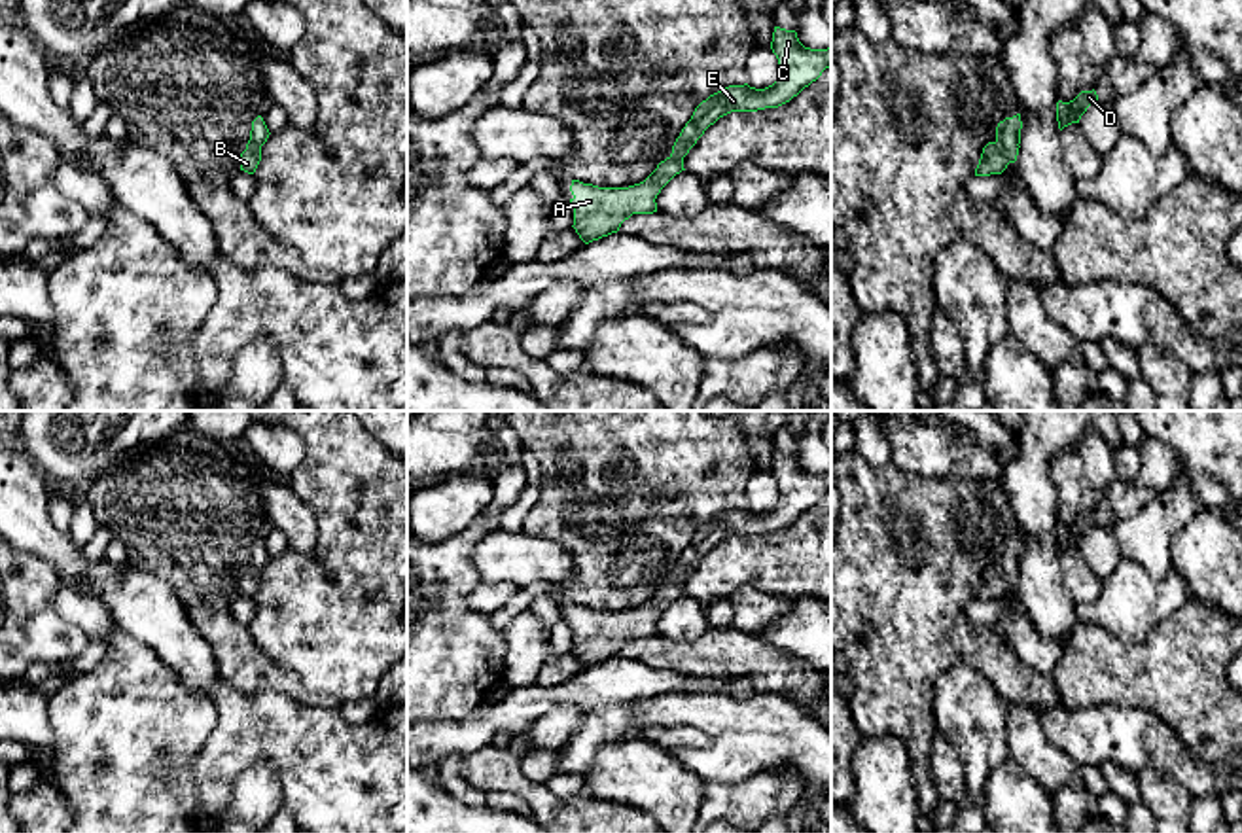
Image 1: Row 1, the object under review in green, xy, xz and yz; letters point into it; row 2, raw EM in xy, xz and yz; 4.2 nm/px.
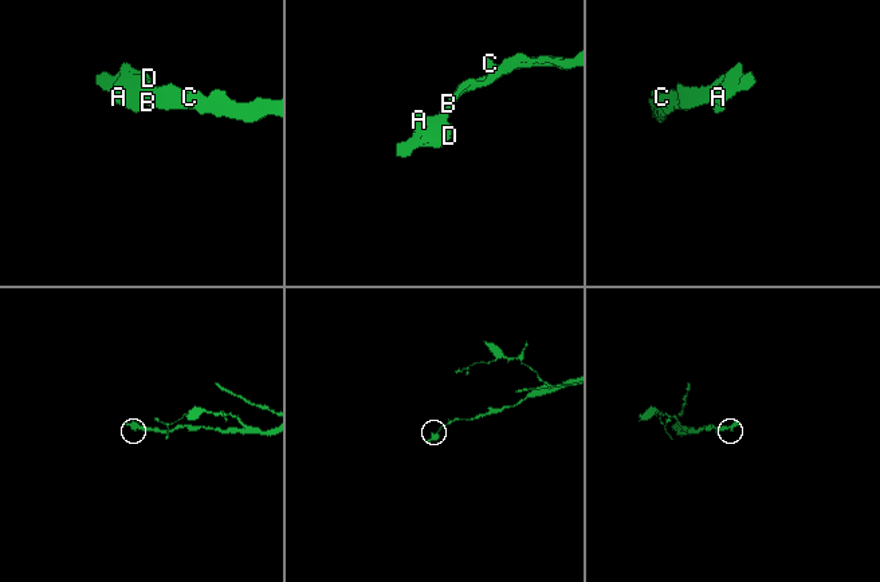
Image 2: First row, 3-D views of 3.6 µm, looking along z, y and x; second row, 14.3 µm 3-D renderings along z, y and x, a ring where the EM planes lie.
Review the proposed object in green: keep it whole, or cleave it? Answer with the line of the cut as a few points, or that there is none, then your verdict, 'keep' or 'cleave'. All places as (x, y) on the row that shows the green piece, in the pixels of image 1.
no cut | keep

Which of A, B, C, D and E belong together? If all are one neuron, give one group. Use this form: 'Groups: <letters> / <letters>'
Groups: A B C D E

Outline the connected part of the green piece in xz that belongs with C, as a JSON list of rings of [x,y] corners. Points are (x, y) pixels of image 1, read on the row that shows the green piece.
[[[774,27],[771,49],[778,59],[778,78],[765,89],[729,85],[702,100],[682,129],[672,153],[640,184],[598,187],[572,180],[574,229],[589,244],[612,233],[632,214],[657,212],[657,195],[683,168],[683,157],[719,117],[731,112],[778,108],[797,97],[831,66],[831,47],[805,47],[795,30]]]

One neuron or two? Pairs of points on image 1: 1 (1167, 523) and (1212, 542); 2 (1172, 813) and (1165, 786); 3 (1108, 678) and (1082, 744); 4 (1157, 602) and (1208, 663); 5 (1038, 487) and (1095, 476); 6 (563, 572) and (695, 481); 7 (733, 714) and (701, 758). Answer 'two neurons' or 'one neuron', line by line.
1: two neurons
2: one neuron
3: two neurons
4: two neurons
5: two neurons
6: two neurons
7: one neuron

